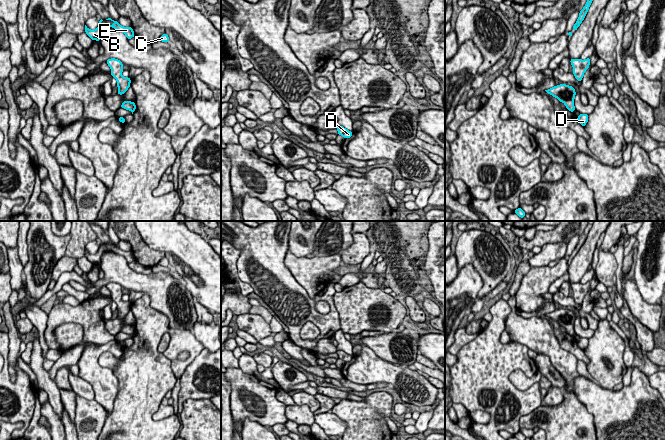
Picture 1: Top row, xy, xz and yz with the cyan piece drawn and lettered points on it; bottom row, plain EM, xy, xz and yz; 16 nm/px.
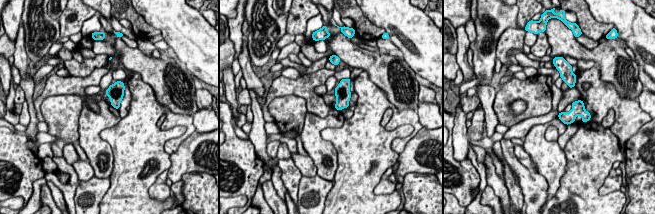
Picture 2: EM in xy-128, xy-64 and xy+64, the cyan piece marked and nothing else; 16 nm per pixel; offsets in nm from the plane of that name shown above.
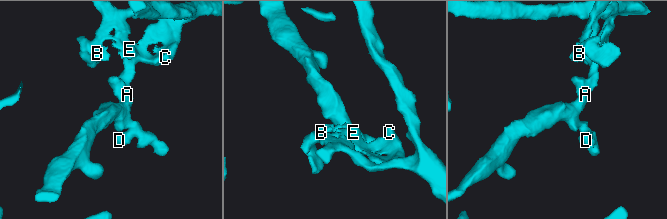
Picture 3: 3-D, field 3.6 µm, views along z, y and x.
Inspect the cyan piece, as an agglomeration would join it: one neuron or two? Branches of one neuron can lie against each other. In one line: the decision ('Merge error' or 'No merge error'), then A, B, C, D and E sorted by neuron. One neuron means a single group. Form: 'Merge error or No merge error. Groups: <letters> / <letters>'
Merge error. Groups: A D E / B C

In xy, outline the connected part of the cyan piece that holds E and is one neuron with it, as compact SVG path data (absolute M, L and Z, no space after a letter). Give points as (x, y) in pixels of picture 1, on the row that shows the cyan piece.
M108 18L108 19L106 19L106 20L111 20L111 21L113 21L114 24L113 24L113 25L110 25L109 27L114 28L114 29L116 29L116 30L118 30L118 31L123 32L123 33L126 35L126 37L128 38L128 40L135 36L132 27L123 27L123 26L121 26L121 25L118 23L118 21L114 21L114 20L112 20L111 18Z

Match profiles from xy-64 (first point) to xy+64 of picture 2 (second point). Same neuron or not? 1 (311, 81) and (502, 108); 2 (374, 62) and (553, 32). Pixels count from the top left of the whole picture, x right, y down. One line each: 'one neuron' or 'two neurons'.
1: one neuron
2: one neuron

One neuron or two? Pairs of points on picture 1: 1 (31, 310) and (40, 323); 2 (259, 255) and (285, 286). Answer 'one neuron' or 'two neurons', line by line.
1: one neuron
2: one neuron

